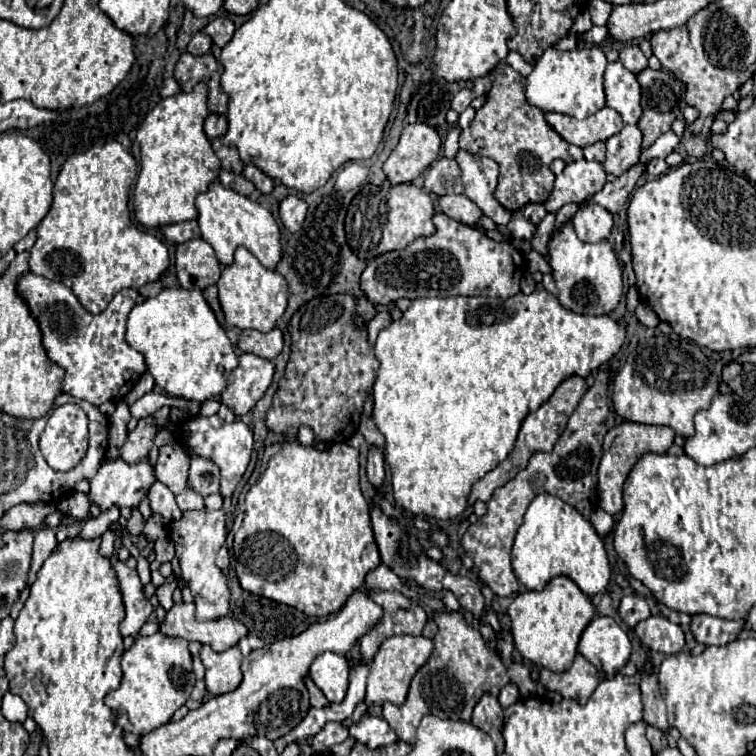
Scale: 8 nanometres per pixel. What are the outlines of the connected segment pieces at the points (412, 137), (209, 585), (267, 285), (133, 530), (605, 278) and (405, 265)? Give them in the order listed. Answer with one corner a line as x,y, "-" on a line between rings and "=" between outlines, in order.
411,123
401,131
399,143
383,165
391,185
411,183
439,155
441,137
427,123
=
185,511
183,519
173,521
169,537
175,543
175,551
181,565
181,577
195,597
195,617
197,621
221,619
229,611
229,587
221,569
215,565
217,551
225,545
225,513
219,511
=
239,247
235,251
233,265
221,271
217,289
219,289
219,301
221,301
221,309
225,313
227,325
239,327
239,329
257,329
261,333
267,333
275,327
275,321
283,315
287,307
287,297
289,297
287,281
277,271
265,269
259,263
259,259
245,247
=
137,507
131,509
131,515
127,519
127,531
131,535
141,535
141,531
143,531
143,515
139,513
=
567,223
549,241
549,255
553,279
559,289
559,303
565,309
579,315
607,315
617,307
623,293
623,269
609,241
583,243
571,223
=
435,213
433,221
437,227
433,235
419,237
405,249
379,255
367,265
367,269
361,275
361,289
365,291
367,299
373,305
389,305
401,297
419,299
419,297
451,297
451,295
467,295
467,297
485,295
509,299
521,291
519,281
525,271
525,259
519,249
515,249
511,243
497,243
485,235
483,227
469,227
465,223
447,217
445,213

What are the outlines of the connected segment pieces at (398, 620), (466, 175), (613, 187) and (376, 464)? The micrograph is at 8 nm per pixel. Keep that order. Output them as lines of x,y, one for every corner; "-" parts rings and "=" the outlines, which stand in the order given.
379,591
379,593
371,593
371,597
373,597
375,603
379,603
383,607
385,615
383,615
381,623
377,623
359,641
363,661
371,661
373,655
377,653
379,645
387,637
393,637
393,635
421,635
421,631
427,623
427,613
419,605
413,605
401,593
=
459,149
455,161
461,169
461,181
465,187
465,195
477,203
487,217
491,217
497,225
507,225
511,219
511,211
503,209
499,201
495,201
495,187
499,177
499,165
483,155
471,155
465,149
=
633,165
627,173
623,173
621,177
617,177
613,183
605,183
605,187
591,195
587,201
583,201
579,207
585,207
585,205
601,205
603,209
607,209
609,213
619,213
629,197
629,193
633,191
637,179
641,177
641,173
645,171
643,165
=
371,447
369,459
367,459
367,479
369,483
379,489
385,481
385,461
383,461
383,449

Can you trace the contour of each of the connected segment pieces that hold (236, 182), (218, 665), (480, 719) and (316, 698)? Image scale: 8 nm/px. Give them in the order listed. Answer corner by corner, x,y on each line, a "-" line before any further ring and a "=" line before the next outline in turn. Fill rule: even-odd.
221,171
219,181
221,181
225,187
229,187
229,189
233,189
233,191
245,195
245,197
249,197
249,195
255,191
255,185
251,185
251,181
247,181
243,175
233,175
233,173
229,173
229,171
=
203,645
199,657
205,665
205,685
209,693
223,695
239,687
243,679
239,669
243,655
239,647
231,647
223,653
215,653
209,645
=
485,693
479,699
479,703
475,705
471,721
479,729
483,729
483,731
487,731
491,735
491,739
495,741
495,747
497,747
497,755
501,755
503,749
505,749
505,741
503,741
503,735
501,735
501,729
503,729
503,709
501,709
497,697
=
305,679
305,683
307,683
309,695
311,695
311,705
313,705
313,707
327,707
329,701
327,701
327,697
317,689
317,685
315,685
311,679

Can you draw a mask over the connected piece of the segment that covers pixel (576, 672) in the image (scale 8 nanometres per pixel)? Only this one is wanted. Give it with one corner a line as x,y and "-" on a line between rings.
577,653
573,665
563,673
553,673
549,669
541,669
539,679
549,691
557,691
563,697
571,697
579,703
587,703
595,687
599,685
597,669

